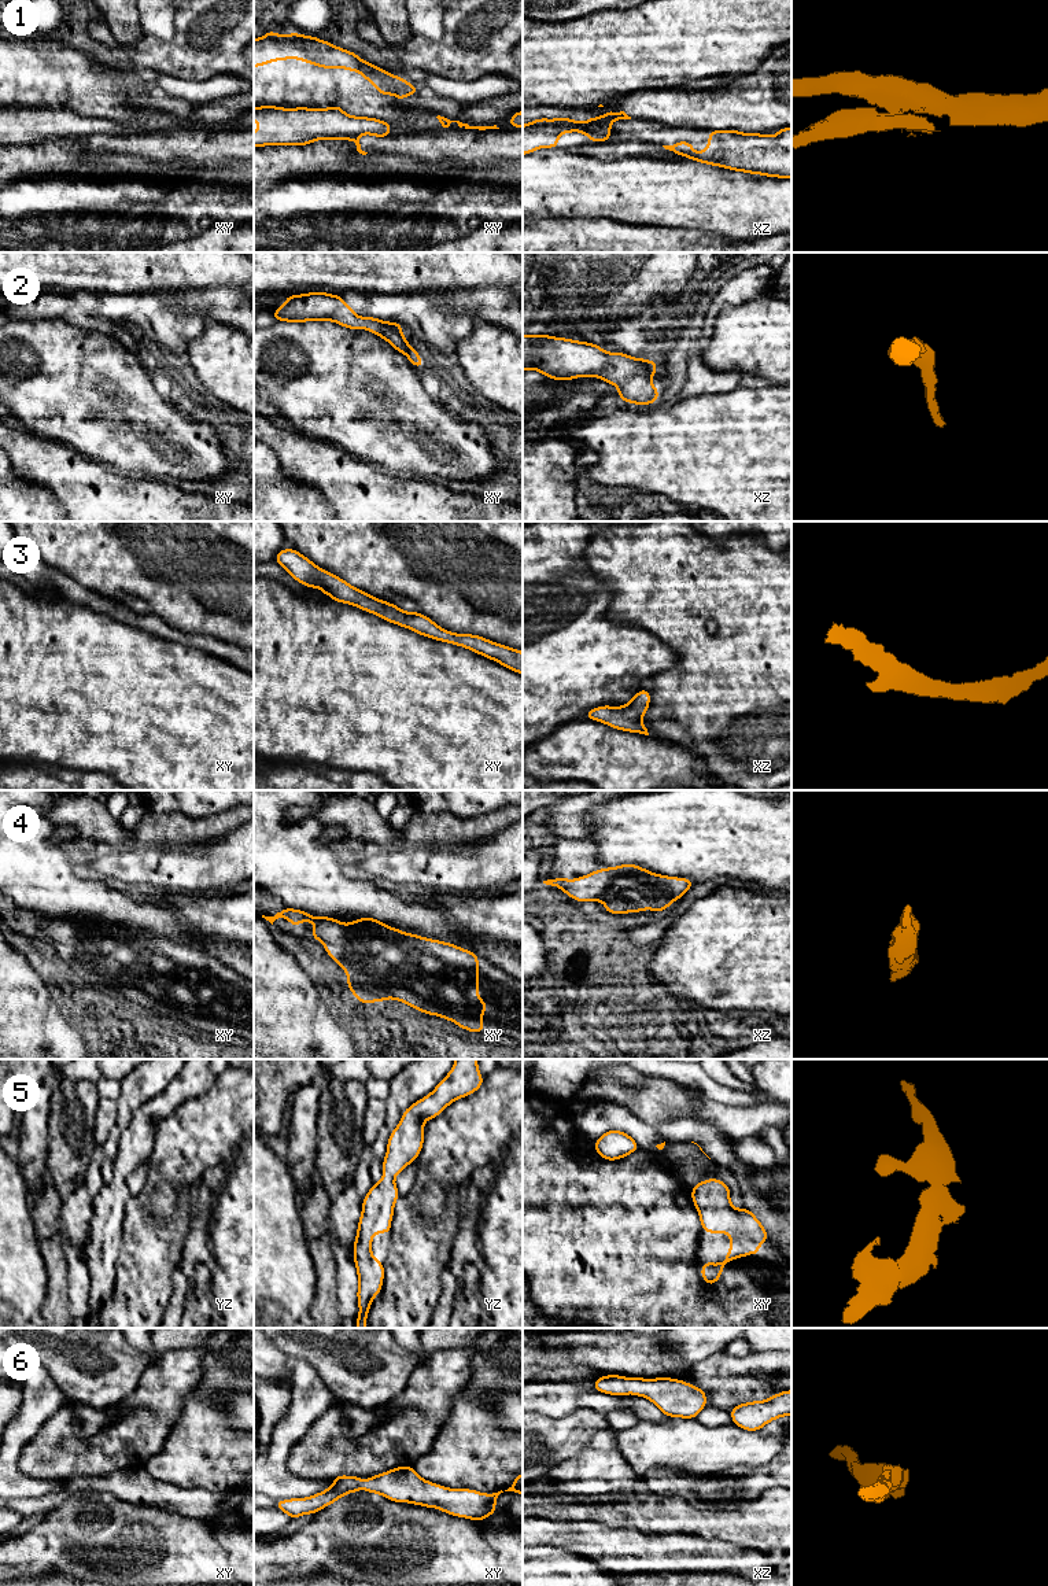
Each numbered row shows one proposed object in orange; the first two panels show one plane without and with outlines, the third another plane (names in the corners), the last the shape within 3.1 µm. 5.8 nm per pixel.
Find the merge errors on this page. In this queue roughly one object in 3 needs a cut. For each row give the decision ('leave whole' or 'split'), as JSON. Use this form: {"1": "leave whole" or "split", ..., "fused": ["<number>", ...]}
{"1": "split", "2": "leave whole", "3": "leave whole", "4": "leave whole", "5": "leave whole", "6": "leave whole", "fused": ["1"]}

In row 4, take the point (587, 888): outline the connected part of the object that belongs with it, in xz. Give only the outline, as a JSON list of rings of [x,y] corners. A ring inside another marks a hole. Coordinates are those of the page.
[[[636,864],[599,868],[576,879],[558,877],[543,881],[576,901],[602,901],[605,912],[661,912],[683,897],[695,884],[689,878],[654,874]]]

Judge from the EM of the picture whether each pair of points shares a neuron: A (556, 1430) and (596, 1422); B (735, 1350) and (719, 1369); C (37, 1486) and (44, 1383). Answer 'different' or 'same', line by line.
A: same
B: different
C: same

